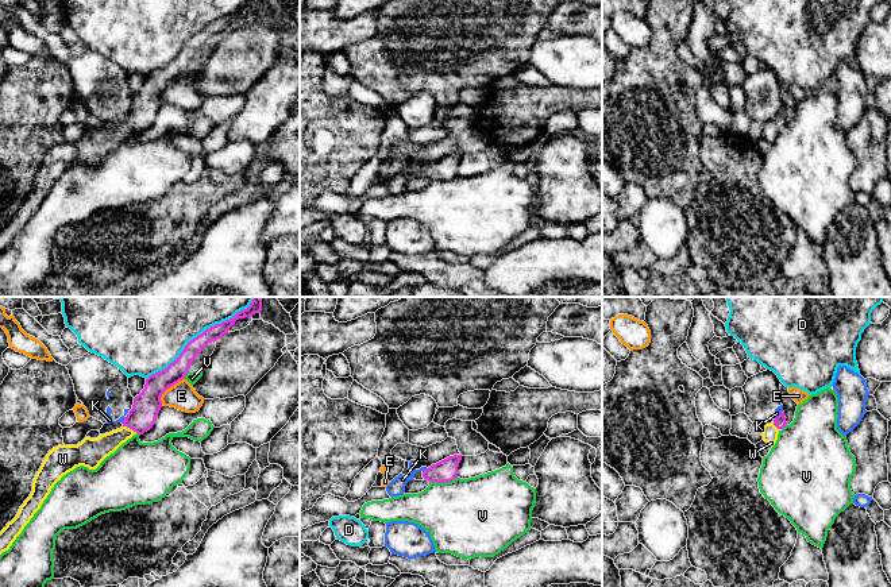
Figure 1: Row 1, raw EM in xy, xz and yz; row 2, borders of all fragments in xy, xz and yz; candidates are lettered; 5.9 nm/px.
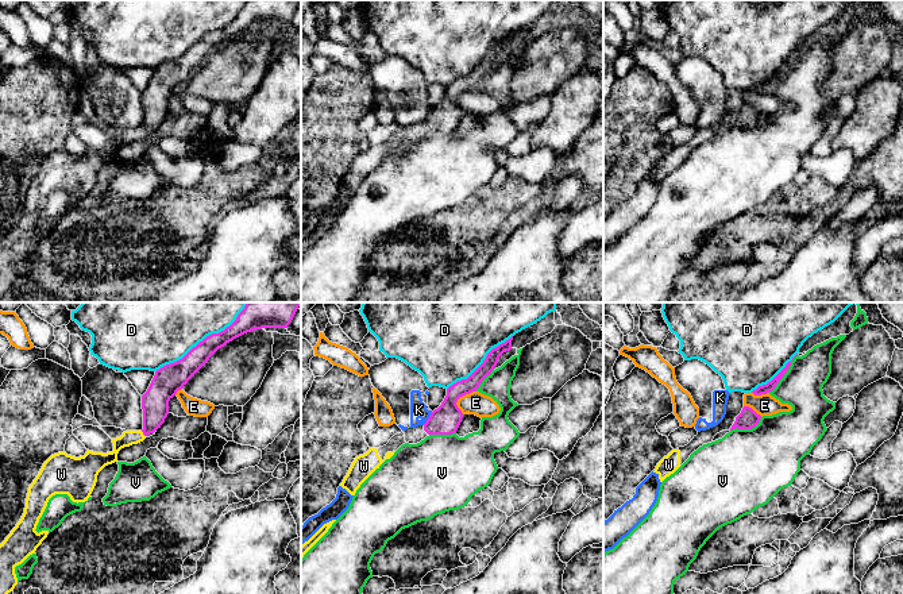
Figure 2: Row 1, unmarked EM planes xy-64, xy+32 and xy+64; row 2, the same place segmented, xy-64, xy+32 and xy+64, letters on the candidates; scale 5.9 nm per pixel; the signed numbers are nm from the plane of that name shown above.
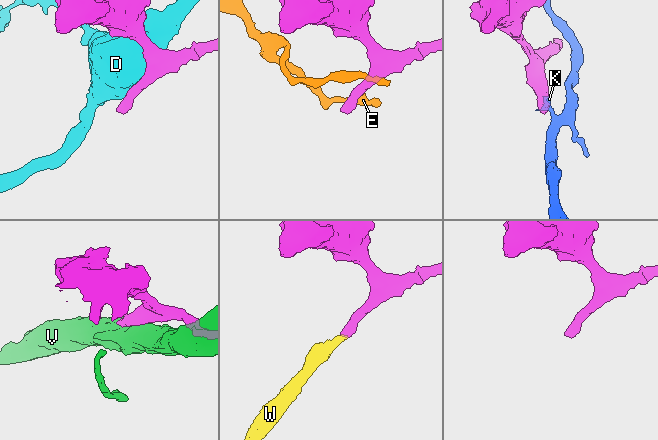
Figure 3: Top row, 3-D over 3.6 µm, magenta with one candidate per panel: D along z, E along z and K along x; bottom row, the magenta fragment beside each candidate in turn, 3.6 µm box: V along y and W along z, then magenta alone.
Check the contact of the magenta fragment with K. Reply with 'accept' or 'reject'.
reject

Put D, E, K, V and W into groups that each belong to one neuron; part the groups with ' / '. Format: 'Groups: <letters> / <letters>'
Groups: D / E / K / V / W

